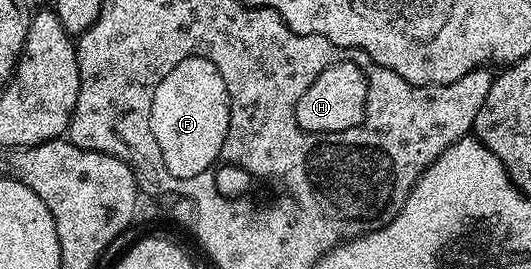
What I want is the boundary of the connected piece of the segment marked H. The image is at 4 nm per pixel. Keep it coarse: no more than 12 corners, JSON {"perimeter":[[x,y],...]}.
{"perimeter":[[337,58],[297,96],[311,130],[359,124],[372,58]]}

